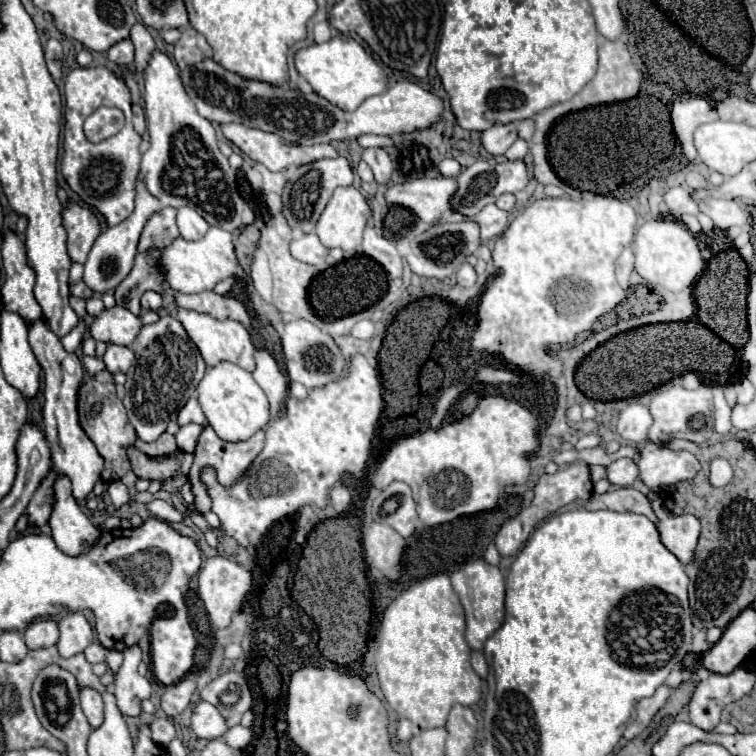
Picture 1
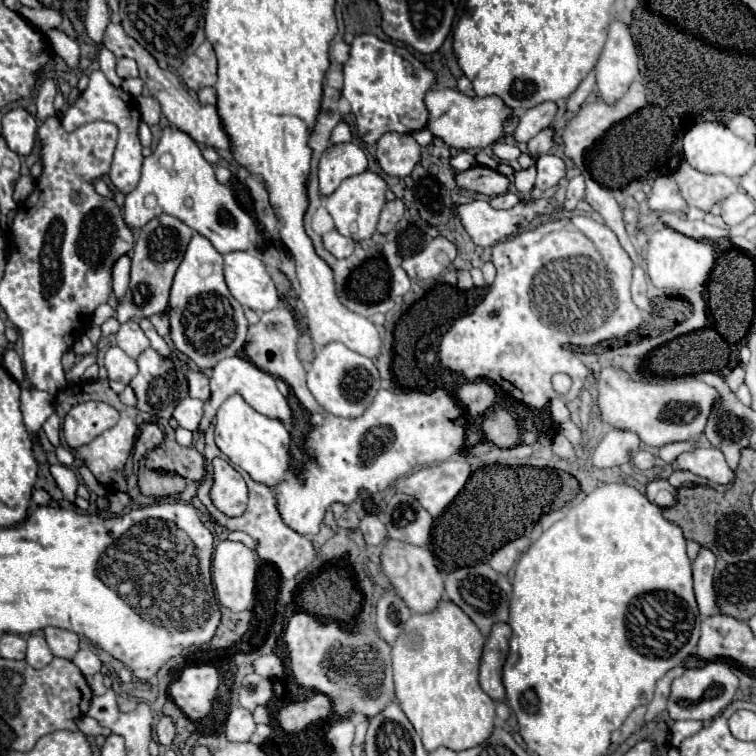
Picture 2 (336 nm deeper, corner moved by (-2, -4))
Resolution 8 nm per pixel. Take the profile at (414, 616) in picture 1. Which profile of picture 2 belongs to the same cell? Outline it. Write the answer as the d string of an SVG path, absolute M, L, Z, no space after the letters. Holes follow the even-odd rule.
M440 600L434 612L412 614L392 646L396 700L420 734L428 752L446 746L454 752L478 746L494 728L494 700L478 684L478 666L486 638L452 600Z

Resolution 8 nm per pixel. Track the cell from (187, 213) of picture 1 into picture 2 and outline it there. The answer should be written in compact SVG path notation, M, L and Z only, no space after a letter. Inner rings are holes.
M198 232L192 236L178 266L168 306L170 310L166 310L166 314L170 316L172 342L176 350L194 360L200 370L212 368L222 358L238 354L242 350L248 320L244 318L242 304L232 298L224 282L222 254L212 246L208 238Z

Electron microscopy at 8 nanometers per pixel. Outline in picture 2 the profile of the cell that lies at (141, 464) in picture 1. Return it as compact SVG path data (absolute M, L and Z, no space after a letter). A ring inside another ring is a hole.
M140 466L138 470L138 486L144 496L174 496L186 488L186 482L178 474L150 470Z

